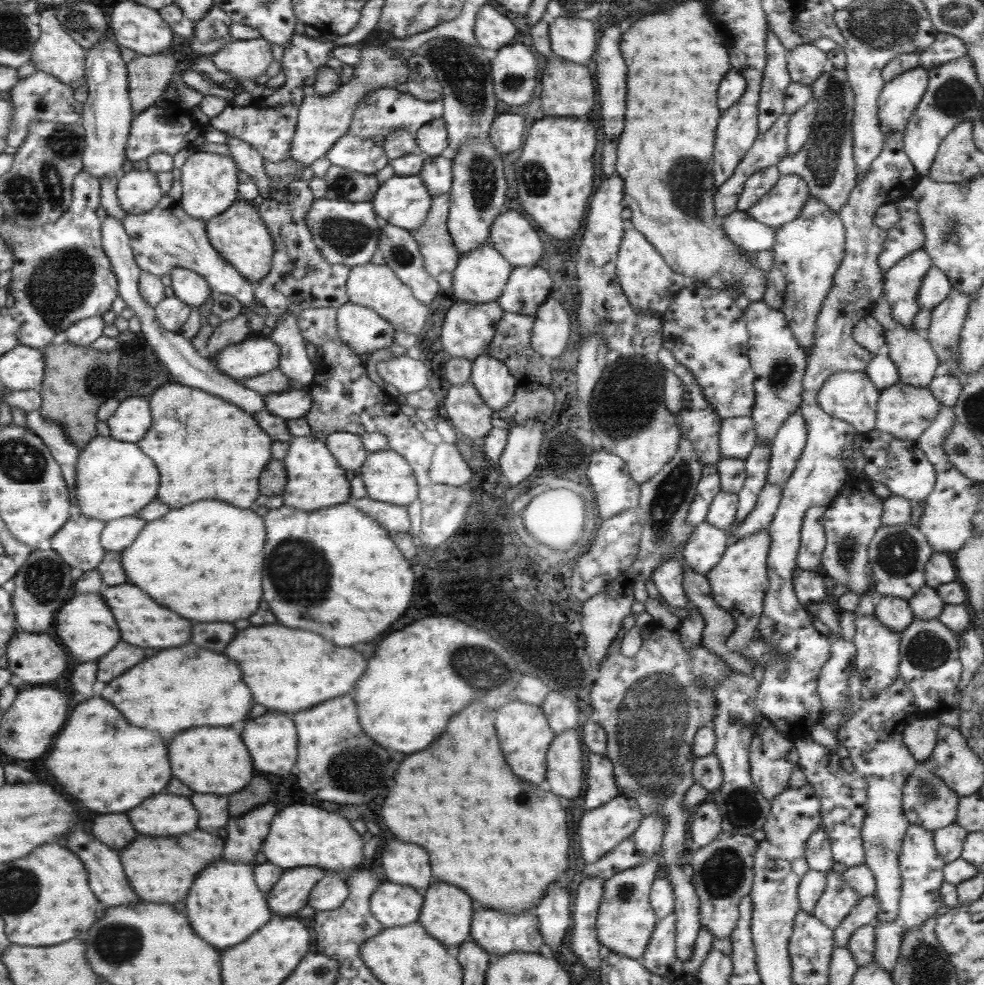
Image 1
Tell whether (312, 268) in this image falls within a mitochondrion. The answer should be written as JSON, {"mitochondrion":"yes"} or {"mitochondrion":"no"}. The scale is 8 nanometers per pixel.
{"mitochondrion":"yes"}

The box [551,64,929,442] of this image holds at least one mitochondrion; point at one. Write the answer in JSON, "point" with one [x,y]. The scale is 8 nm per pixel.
{"point":[822,158]}

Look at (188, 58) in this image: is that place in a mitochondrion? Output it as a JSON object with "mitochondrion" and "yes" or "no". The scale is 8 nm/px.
{"mitochondrion":"no"}

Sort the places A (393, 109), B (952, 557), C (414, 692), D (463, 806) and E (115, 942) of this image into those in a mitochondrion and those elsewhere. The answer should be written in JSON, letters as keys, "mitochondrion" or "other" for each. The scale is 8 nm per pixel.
{"A":"other","B":"other","C":"other","D":"other","E":"mitochondrion"}

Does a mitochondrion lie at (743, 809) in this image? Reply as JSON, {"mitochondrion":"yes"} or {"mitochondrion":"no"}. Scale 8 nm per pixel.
{"mitochondrion":"yes"}

